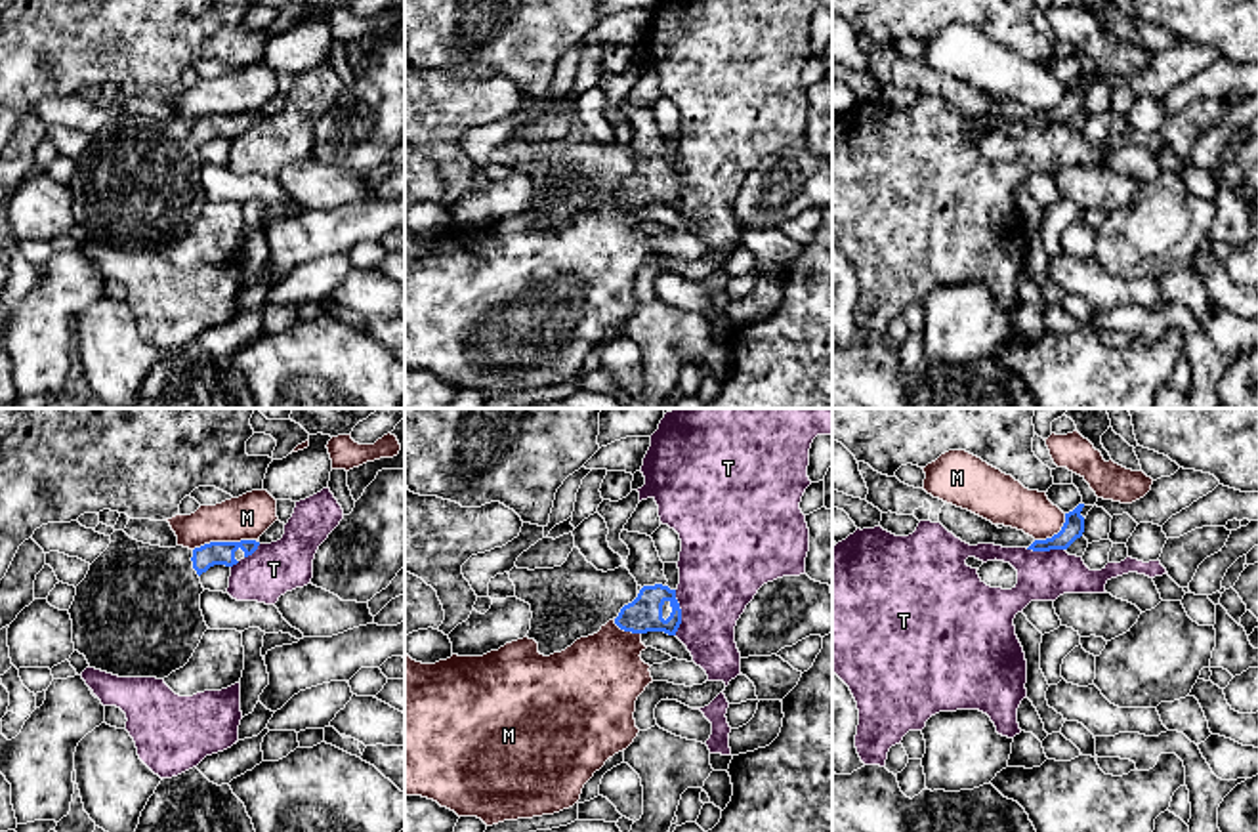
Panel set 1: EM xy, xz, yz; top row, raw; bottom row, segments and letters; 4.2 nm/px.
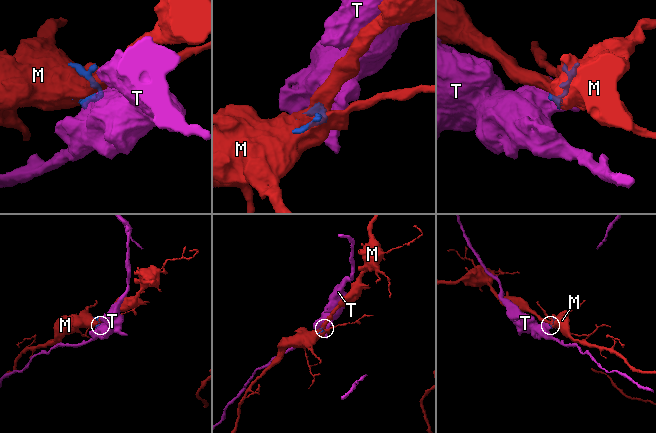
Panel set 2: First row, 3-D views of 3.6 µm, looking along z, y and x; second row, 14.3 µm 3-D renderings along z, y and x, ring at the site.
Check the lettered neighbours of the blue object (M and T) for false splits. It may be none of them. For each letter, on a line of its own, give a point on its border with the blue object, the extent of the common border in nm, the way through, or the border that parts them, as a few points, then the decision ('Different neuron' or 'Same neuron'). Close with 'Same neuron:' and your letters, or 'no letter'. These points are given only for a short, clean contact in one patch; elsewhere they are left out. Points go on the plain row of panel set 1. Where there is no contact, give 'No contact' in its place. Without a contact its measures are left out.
M: Touches blue at xy (224, 115). Shared border 260 nm. Different neuron
T: Touches blue at xz (680, 186). Shared border 190 nm. Boundary: xz (674, 163), (680, 182), (676, 207). Different neuron
Same neuron: no letter

